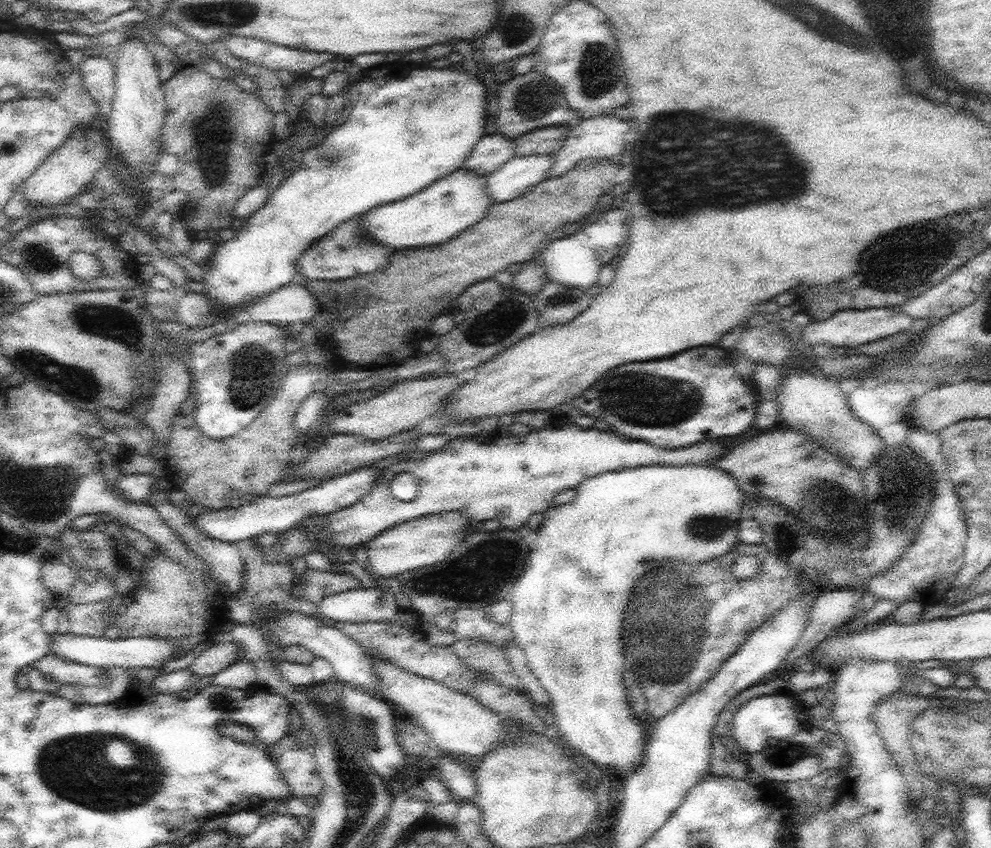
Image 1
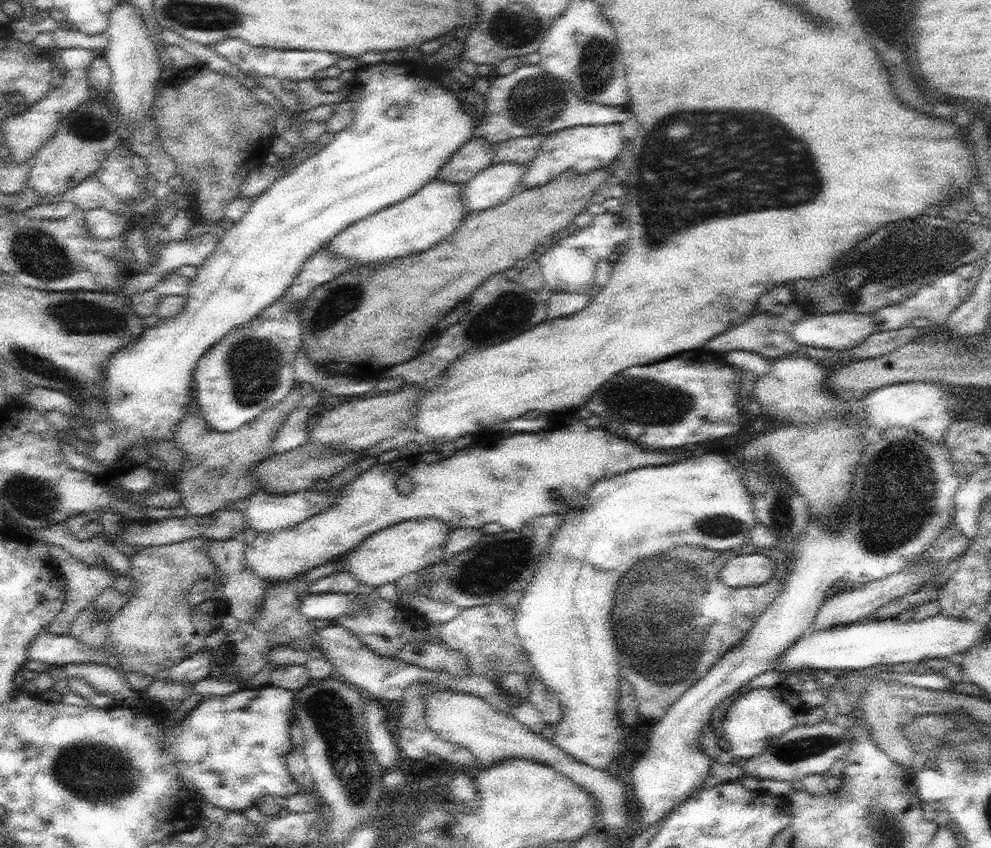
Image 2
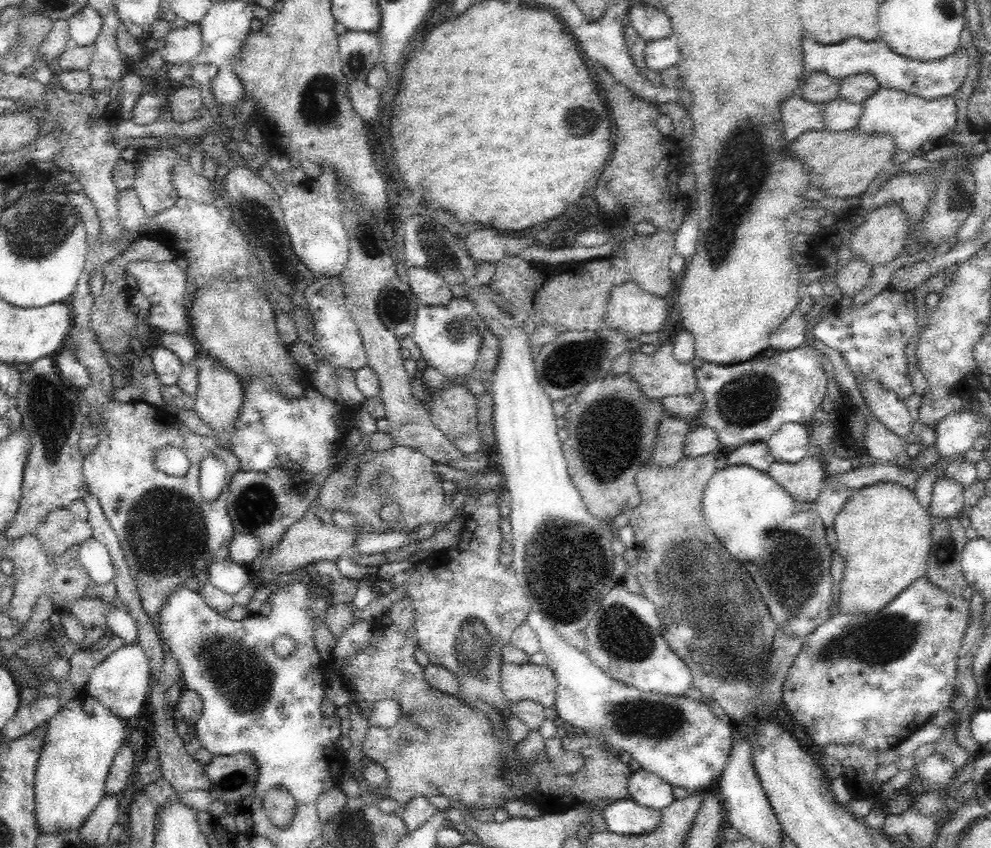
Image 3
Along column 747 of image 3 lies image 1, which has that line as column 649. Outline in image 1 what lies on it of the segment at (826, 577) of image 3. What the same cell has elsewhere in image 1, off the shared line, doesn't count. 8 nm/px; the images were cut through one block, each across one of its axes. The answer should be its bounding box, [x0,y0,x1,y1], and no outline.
[507,465,747,775]

